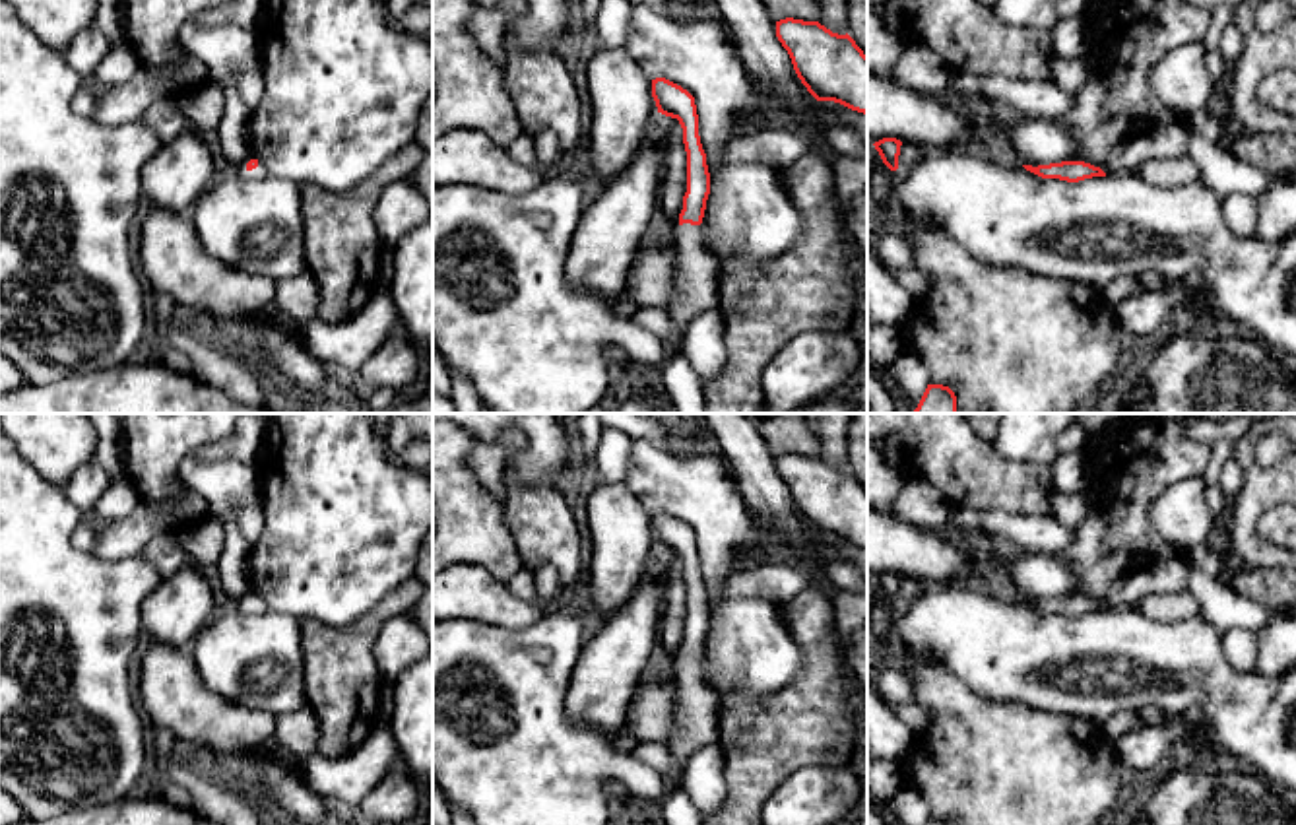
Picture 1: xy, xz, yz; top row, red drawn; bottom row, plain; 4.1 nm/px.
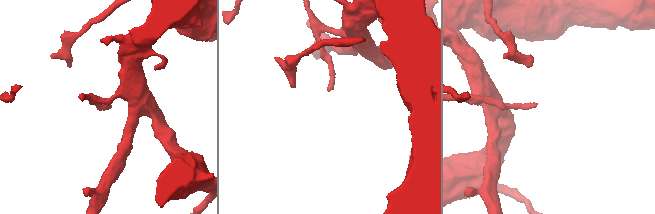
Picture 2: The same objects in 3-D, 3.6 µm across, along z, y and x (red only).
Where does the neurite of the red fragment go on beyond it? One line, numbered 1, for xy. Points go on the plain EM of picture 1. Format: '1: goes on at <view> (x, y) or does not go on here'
1: goes on at xy (260, 606)

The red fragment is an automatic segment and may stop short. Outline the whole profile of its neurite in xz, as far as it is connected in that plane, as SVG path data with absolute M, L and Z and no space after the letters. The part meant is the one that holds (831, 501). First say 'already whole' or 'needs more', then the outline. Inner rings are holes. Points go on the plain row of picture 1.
already whole; M786 452L776 456L776 472L817 536L834 536L867 549L867 491L848 468Z

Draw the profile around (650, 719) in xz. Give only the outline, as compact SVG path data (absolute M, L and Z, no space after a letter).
M679 652L669 654L669 662L658 668L662 676L660 681L652 685L640 683L629 712L627 712L627 732L638 743L664 743L677 732L675 710L679 701L679 674L675 662Z

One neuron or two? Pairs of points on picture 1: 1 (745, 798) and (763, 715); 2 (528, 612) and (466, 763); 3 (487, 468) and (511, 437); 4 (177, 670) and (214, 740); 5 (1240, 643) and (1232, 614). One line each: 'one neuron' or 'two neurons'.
1: one neuron
2: two neurons
3: one neuron
4: one neuron
5: two neurons

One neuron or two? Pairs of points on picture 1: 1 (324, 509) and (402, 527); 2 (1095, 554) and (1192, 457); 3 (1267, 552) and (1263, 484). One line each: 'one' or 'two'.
1: one
2: one
3: one

